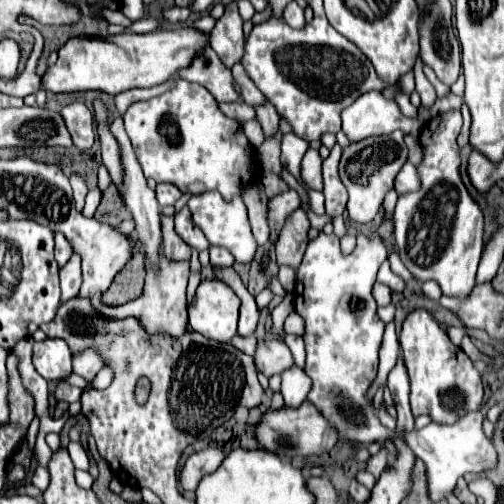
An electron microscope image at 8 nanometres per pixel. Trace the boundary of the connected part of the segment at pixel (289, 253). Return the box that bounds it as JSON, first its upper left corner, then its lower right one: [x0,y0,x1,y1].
[276,209,310,271]

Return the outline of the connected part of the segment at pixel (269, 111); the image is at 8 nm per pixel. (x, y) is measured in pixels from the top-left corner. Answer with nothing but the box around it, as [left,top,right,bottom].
[256,99,280,135]

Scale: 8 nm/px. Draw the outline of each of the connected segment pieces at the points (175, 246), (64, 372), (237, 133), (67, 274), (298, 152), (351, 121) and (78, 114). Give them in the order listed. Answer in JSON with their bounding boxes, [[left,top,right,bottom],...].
[[162,217,190,261],[32,339,72,381],[124,79,260,201],[60,253,82,303],[282,133,308,185],[342,91,420,143],[60,101,96,151]]

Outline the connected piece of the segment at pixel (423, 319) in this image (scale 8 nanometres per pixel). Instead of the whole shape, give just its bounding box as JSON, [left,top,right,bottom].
[400,309,484,425]

